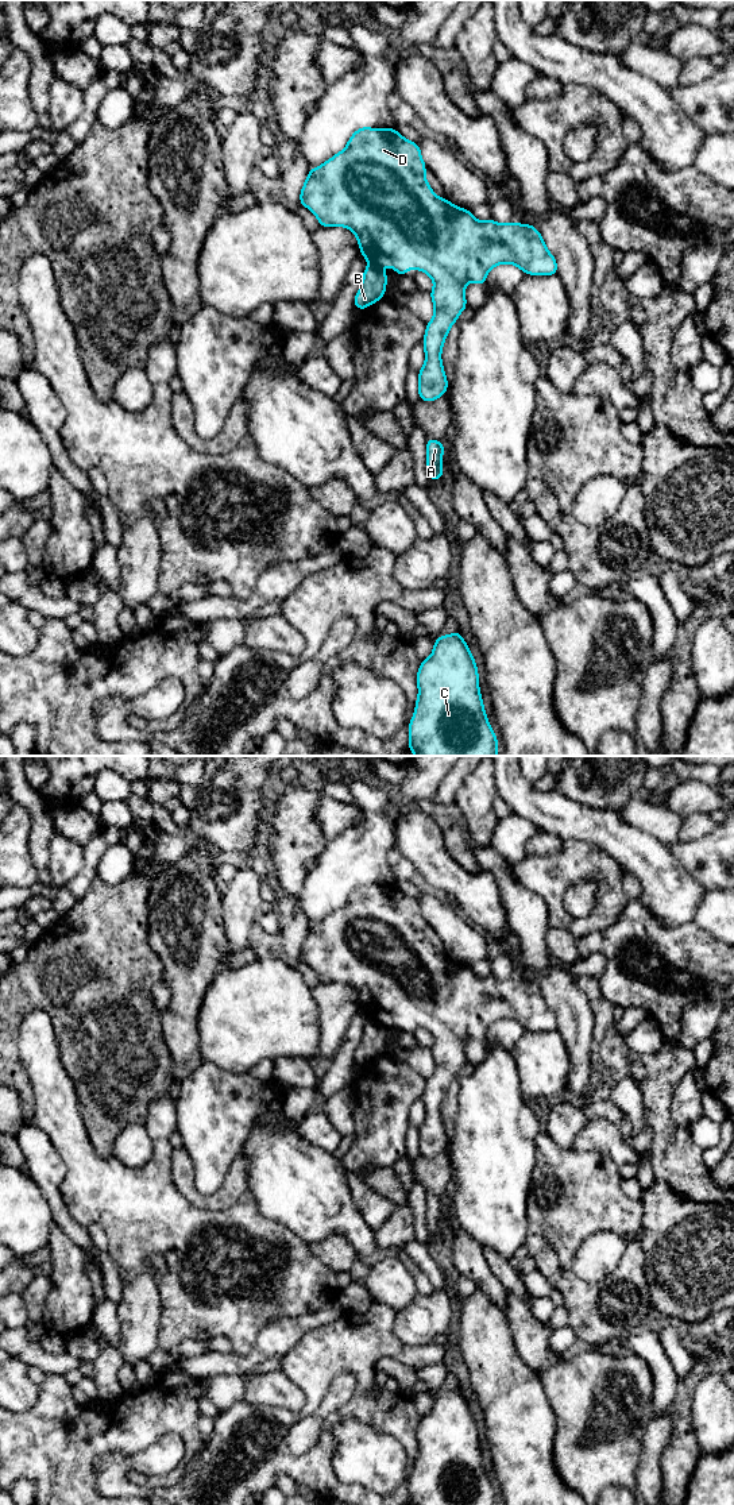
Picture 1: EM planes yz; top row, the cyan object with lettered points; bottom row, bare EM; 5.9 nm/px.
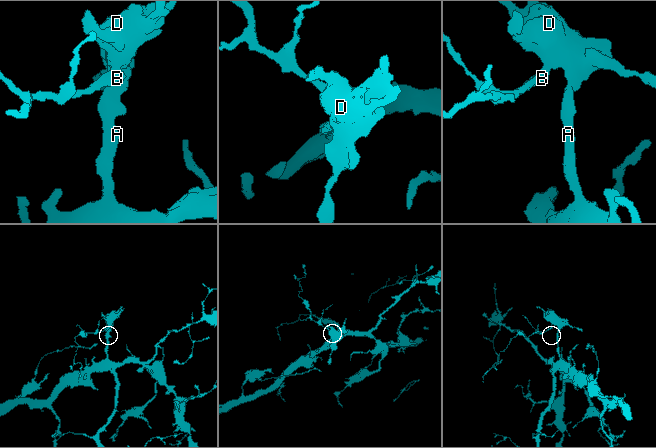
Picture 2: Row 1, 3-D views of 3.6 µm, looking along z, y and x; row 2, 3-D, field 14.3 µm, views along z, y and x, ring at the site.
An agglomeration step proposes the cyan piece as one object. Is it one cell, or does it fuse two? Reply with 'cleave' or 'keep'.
cleave

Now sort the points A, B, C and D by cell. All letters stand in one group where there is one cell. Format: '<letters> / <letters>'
A C D / B

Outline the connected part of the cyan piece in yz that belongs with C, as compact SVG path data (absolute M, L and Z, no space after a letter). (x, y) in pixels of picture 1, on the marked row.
M460 632L439 636L432 655L421 661L417 671L418 696L409 723L409 750L414 756L498 756L499 741L486 717L476 661Z

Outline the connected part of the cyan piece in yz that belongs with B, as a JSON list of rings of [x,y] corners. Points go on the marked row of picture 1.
[[[368,265],[363,273],[362,285],[354,298],[354,308],[360,310],[385,297],[387,274],[379,267]]]

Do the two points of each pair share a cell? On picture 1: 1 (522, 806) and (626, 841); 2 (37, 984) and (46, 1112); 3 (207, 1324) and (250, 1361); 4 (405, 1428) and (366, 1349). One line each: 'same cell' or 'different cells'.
1: same cell
2: different cells
3: different cells
4: same cell

